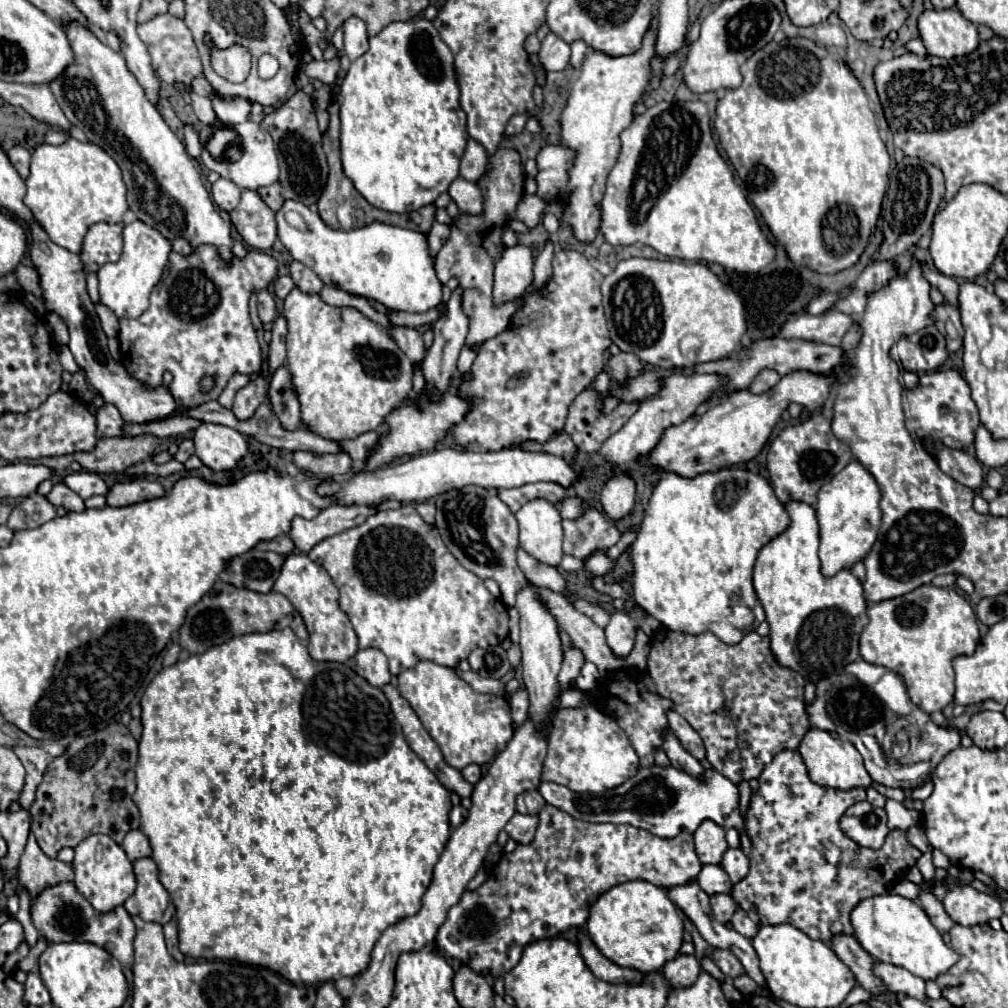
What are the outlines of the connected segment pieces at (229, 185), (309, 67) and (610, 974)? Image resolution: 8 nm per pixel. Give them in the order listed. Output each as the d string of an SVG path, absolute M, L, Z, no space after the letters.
M222 177L212 185L212 197L214 197L216 205L228 213L240 203L240 193L242 193L242 189L236 183L222 179Z
M338 57L336 59L332 59L332 61L310 61L310 63L302 63L302 67L300 67L300 71L302 73L306 73L308 77L312 77L312 79L318 79L318 81L322 81L322 83L334 83L334 79L336 79L336 75L338 75L338 71L340 71L340 61L338 61Z
M586 929L578 931L578 945L580 945L580 955L584 957L586 965L590 967L590 971L608 983L640 983L642 981L642 973L634 971L634 969L624 969L618 967L616 963L608 961L598 947L592 943L590 935Z

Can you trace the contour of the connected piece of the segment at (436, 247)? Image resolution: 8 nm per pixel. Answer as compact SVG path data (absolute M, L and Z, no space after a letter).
M434 221L432 228L427 235L428 244L430 245L430 254L435 257L443 244L450 236L450 227L448 225Z

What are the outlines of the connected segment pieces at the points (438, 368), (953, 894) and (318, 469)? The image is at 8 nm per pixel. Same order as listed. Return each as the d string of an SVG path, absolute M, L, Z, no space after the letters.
M460 289L452 293L448 301L448 311L434 325L434 345L428 349L422 369L426 385L434 385L438 391L446 391L450 379L456 375L458 355L466 343L468 317L460 307Z
M970 885L952 887L942 903L950 919L958 925L978 925L1004 915L1002 903L996 897L976 891Z
M294 451L294 463L300 471L320 477L340 477L352 471L352 459L348 453L310 453Z

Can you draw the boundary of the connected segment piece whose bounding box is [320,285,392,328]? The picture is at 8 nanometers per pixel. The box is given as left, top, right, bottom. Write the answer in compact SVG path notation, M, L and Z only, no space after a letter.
M326 285L321 290L320 295L322 300L329 305L358 309L363 315L380 323L384 328L387 328L392 324L386 314L377 312L371 305L369 305L367 299L363 297L354 296L340 289Z

